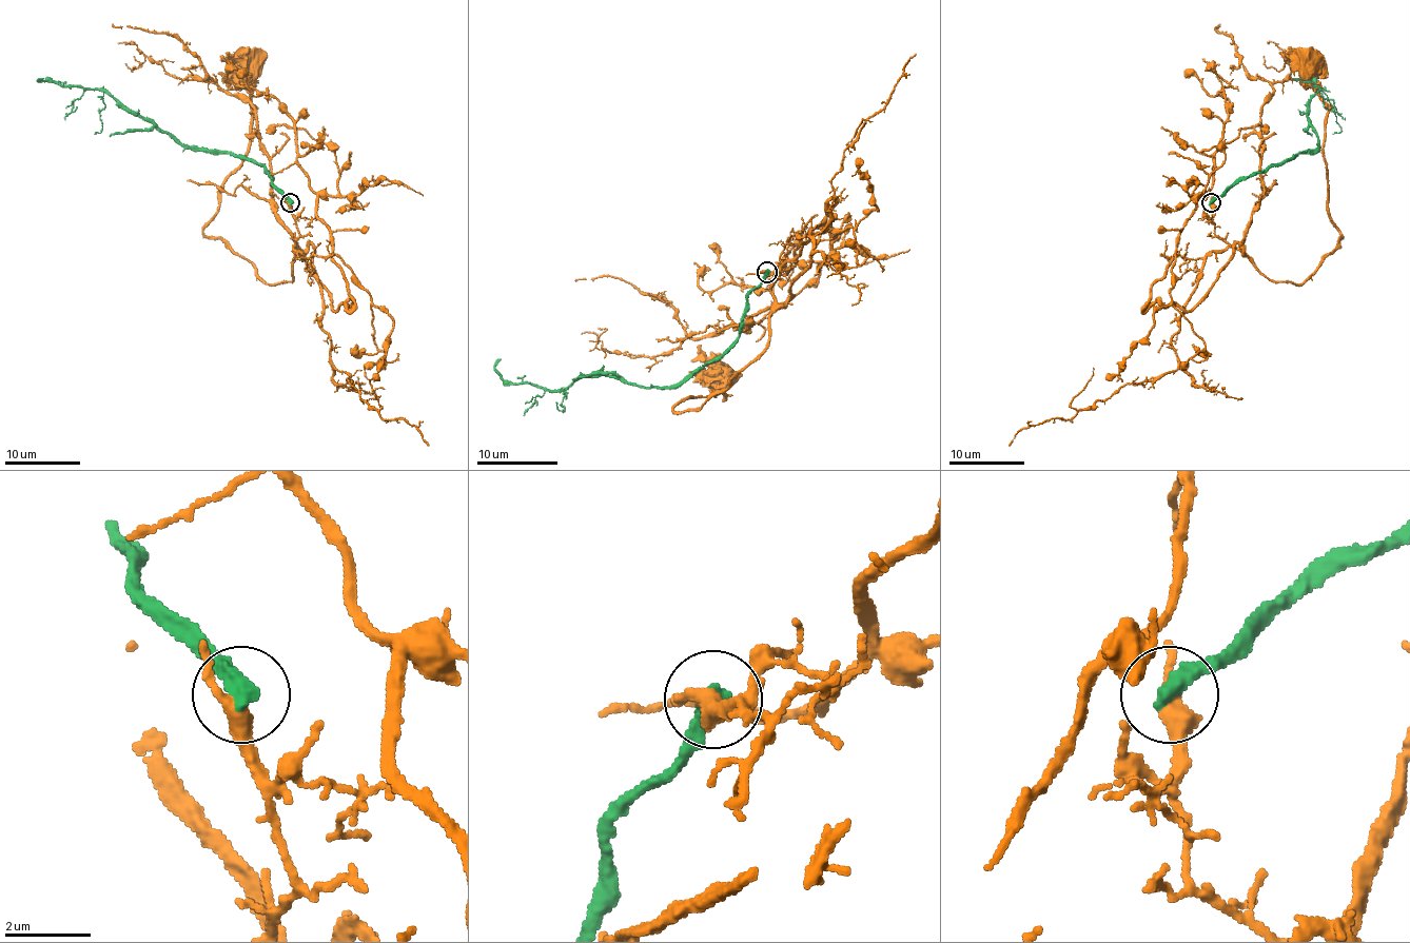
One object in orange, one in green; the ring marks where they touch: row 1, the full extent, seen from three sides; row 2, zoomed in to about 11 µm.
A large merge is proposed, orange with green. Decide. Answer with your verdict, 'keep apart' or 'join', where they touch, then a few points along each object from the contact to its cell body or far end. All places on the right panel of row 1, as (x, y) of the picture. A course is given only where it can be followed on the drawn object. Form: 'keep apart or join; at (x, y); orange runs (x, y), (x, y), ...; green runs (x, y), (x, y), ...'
keep apart; at (1211, 202); orange runs (1211, 201), (1215, 235), (1276, 280), (1301, 285), (1338, 244), (1338, 228), (1327, 209), (1327, 104), (1310, 62); green runs (1211, 201), (1237, 183), (1318, 148), (1307, 104), (1322, 89), (1314, 85), (1314, 81), (1292, 78)

